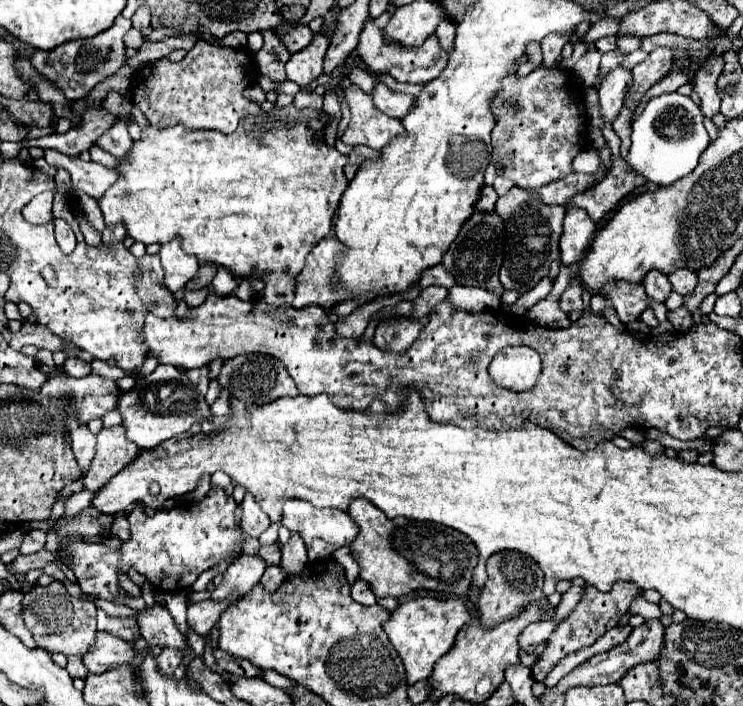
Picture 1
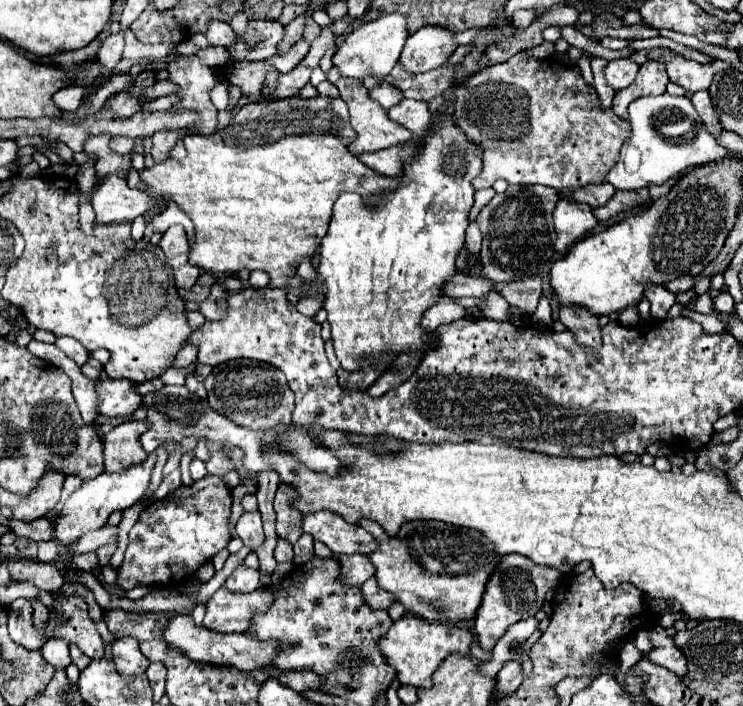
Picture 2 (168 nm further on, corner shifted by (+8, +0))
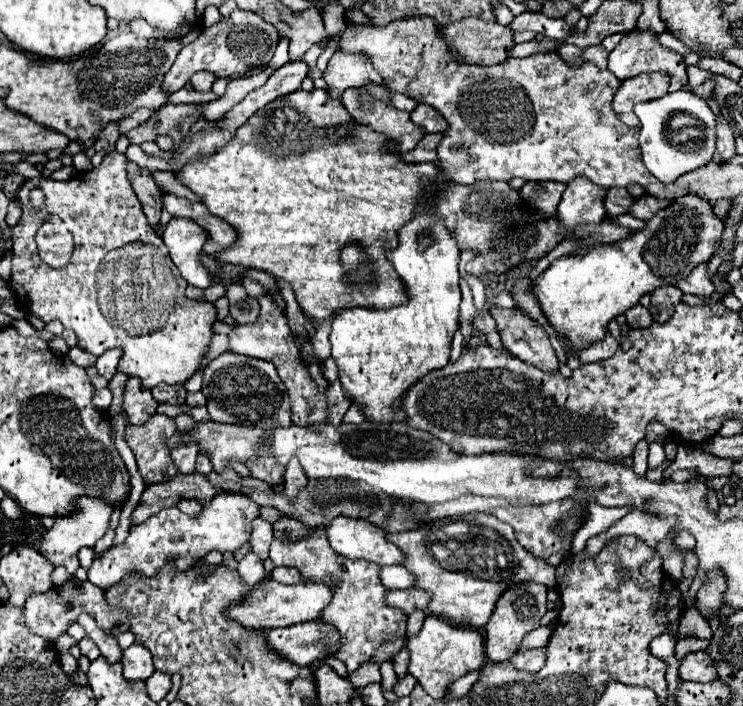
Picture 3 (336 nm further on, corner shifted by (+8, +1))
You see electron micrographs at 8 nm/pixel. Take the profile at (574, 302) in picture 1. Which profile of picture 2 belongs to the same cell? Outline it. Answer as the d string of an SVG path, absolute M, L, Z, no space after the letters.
M560 307L560 321L568 327L568 331L574 331L578 345L590 347L590 349L602 347L598 319L594 315L590 315L586 309Z

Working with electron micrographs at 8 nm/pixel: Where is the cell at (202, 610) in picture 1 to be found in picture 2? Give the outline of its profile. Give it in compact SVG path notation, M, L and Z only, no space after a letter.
M293 561L278 563L272 574L272 583L268 587L260 587L254 593L226 593L220 587L206 603L204 627L220 633L234 633L250 629L250 621L254 613L266 613L274 601L274 591L282 585L282 579L292 570Z

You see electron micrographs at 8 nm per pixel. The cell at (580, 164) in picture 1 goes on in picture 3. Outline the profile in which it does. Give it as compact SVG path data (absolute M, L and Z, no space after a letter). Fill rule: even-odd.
M672 92L656 100L638 102L634 114L640 120L640 152L650 174L670 184L678 176L692 172L712 160L714 154L714 112L694 92ZM702 122L702 126L700 126ZM652 138L652 140L650 140Z

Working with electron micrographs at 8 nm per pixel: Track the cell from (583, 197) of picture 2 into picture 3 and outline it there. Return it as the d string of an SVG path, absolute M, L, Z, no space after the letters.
M608 188L606 198L604 198L604 208L606 208L606 216L614 218L620 214L626 214L630 204L632 204L632 196L626 192L626 188Z

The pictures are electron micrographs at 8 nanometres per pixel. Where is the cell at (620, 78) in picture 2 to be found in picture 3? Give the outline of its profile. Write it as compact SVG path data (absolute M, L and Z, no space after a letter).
M634 30L626 34L626 40L618 44L608 56L608 70L626 80L642 72L666 72L670 78L680 78L680 86L686 84L686 64L678 52L672 52L658 44L656 34Z

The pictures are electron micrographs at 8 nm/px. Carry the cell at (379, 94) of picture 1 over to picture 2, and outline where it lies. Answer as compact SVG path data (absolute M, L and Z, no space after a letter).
M404 99L400 105L396 105L388 111L388 117L394 119L396 123L404 125L410 133L414 133L414 137L426 137L430 133L432 115L428 111L426 101Z

